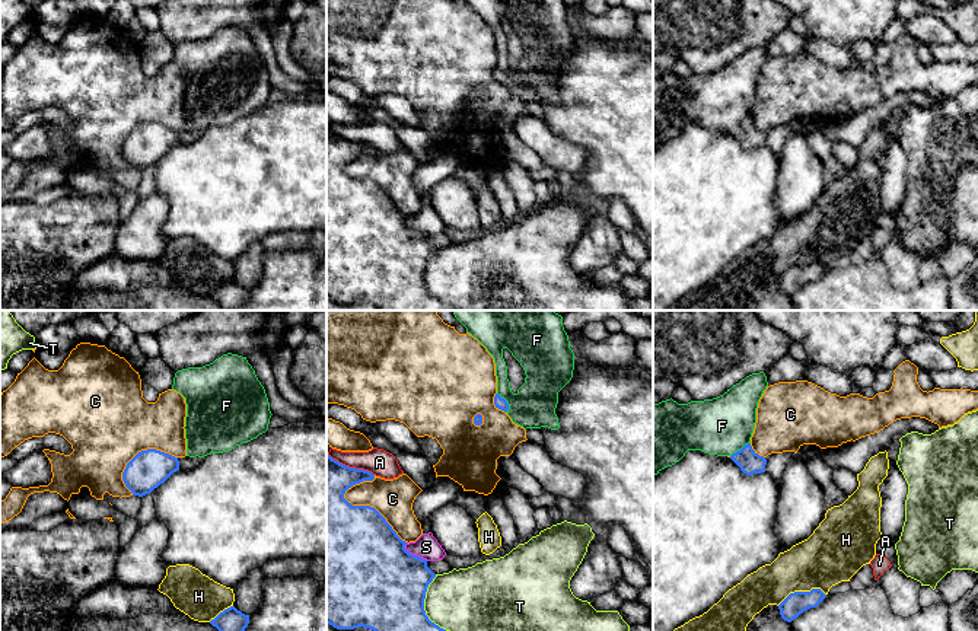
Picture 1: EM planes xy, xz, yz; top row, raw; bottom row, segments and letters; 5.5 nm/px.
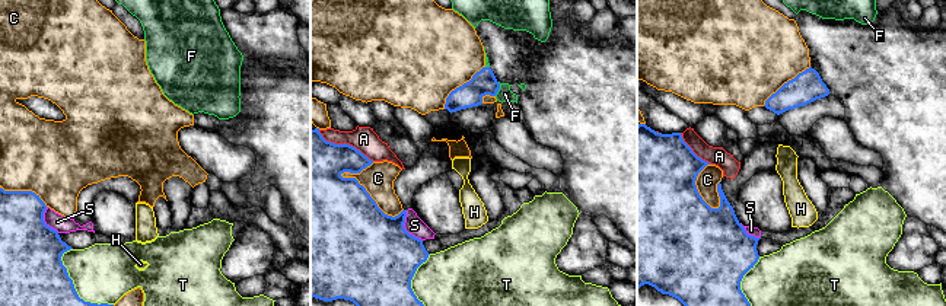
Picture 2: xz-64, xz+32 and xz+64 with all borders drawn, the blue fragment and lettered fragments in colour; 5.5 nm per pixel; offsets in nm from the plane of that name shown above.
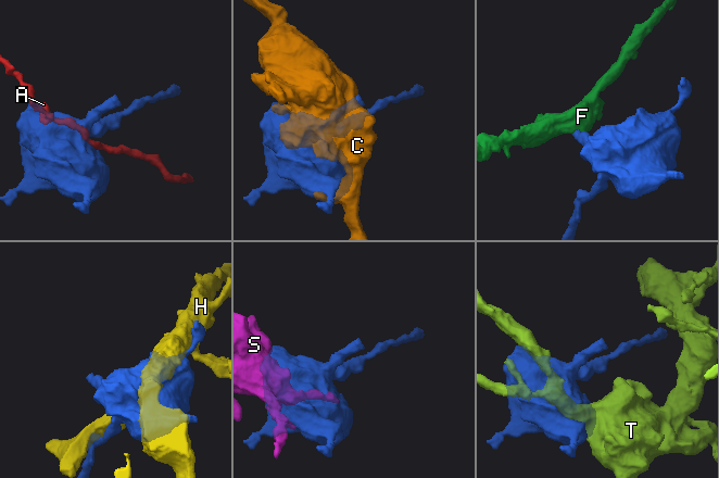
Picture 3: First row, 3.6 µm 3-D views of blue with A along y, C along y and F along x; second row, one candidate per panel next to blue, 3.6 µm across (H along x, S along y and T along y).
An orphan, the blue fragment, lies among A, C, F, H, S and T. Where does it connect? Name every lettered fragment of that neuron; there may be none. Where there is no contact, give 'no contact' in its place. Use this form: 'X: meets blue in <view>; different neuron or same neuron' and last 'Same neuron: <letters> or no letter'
A: meets blue in xz; different neuron
C: meets blue in xz; different neuron
F: meets blue in xz; same neuron
H: meets blue in yz; different neuron
S: meets blue in xz; different neuron
T: meets blue in xz; different neuron
Same neuron: F

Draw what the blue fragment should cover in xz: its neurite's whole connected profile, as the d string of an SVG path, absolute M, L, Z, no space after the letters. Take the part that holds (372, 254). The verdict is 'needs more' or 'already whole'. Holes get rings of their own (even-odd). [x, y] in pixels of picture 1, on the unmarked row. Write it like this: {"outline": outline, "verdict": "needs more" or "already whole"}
{"outline": "M326 127L326 297L337 303L363 300L379 310L456 310L426 289L426 265L436 251L427 240L427 233L410 227L405 223L407 216L375 181L353 179L344 172L353 159L373 153L372 146L345 140Z", "verdict": "already whole"}

